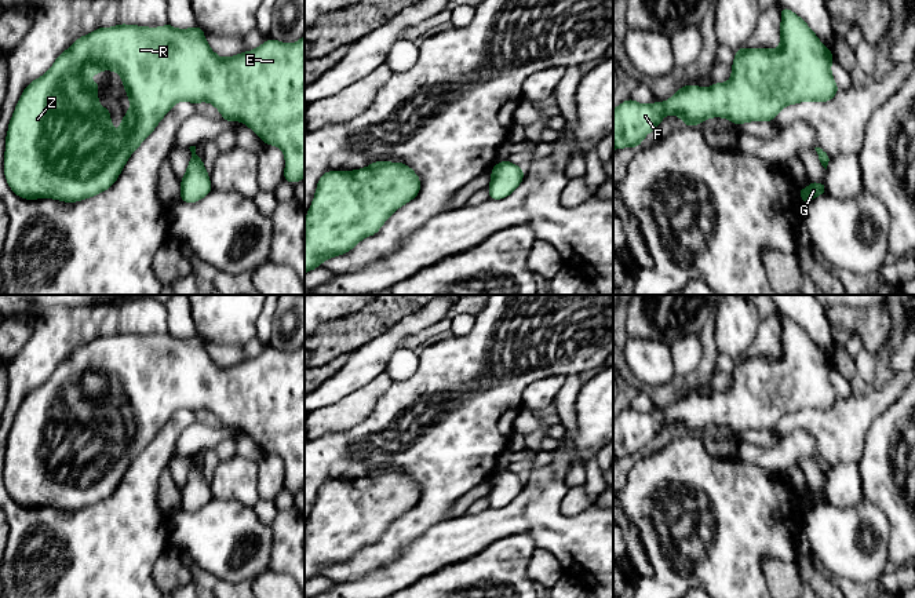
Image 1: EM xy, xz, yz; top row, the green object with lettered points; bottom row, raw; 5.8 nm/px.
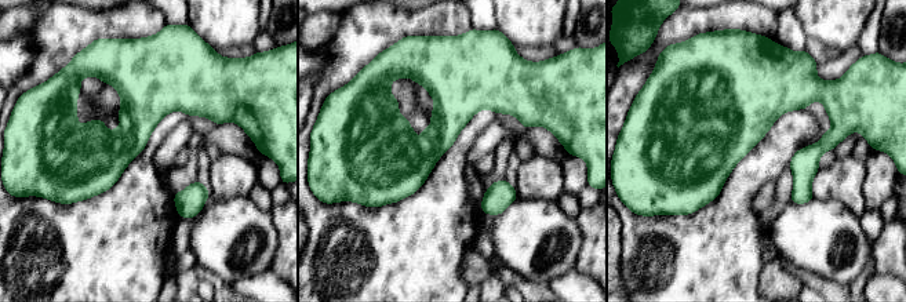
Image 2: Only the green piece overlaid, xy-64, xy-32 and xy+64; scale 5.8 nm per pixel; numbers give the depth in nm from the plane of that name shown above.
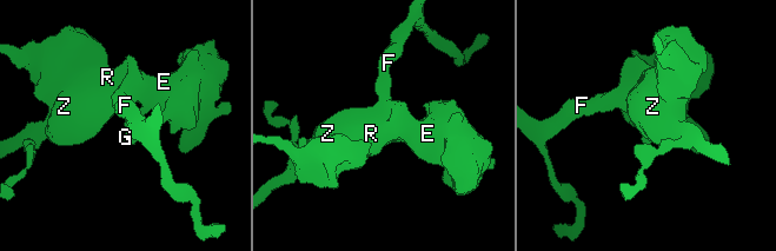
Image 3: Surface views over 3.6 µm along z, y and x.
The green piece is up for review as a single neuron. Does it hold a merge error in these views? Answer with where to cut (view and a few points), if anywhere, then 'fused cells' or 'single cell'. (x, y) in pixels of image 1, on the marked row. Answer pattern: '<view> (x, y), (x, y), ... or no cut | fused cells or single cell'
no cut | single cell

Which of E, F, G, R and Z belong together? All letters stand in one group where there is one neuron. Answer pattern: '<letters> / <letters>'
E F G R Z

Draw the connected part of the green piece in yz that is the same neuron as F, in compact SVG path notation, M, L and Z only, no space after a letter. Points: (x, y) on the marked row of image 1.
M783 7L780 15L780 48L740 48L734 54L732 77L728 83L715 83L708 88L685 85L667 102L642 105L627 99L620 103L613 110L613 149L639 146L642 139L663 123L666 114L675 114L683 125L690 127L710 117L723 117L733 124L743 124L772 121L784 106L803 101L831 101L839 91L831 74L832 52L795 12Z

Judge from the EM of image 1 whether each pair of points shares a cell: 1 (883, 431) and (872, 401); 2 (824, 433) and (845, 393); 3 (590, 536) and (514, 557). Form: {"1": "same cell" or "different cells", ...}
{"1": "different cells", "2": "different cells", "3": "different cells"}

